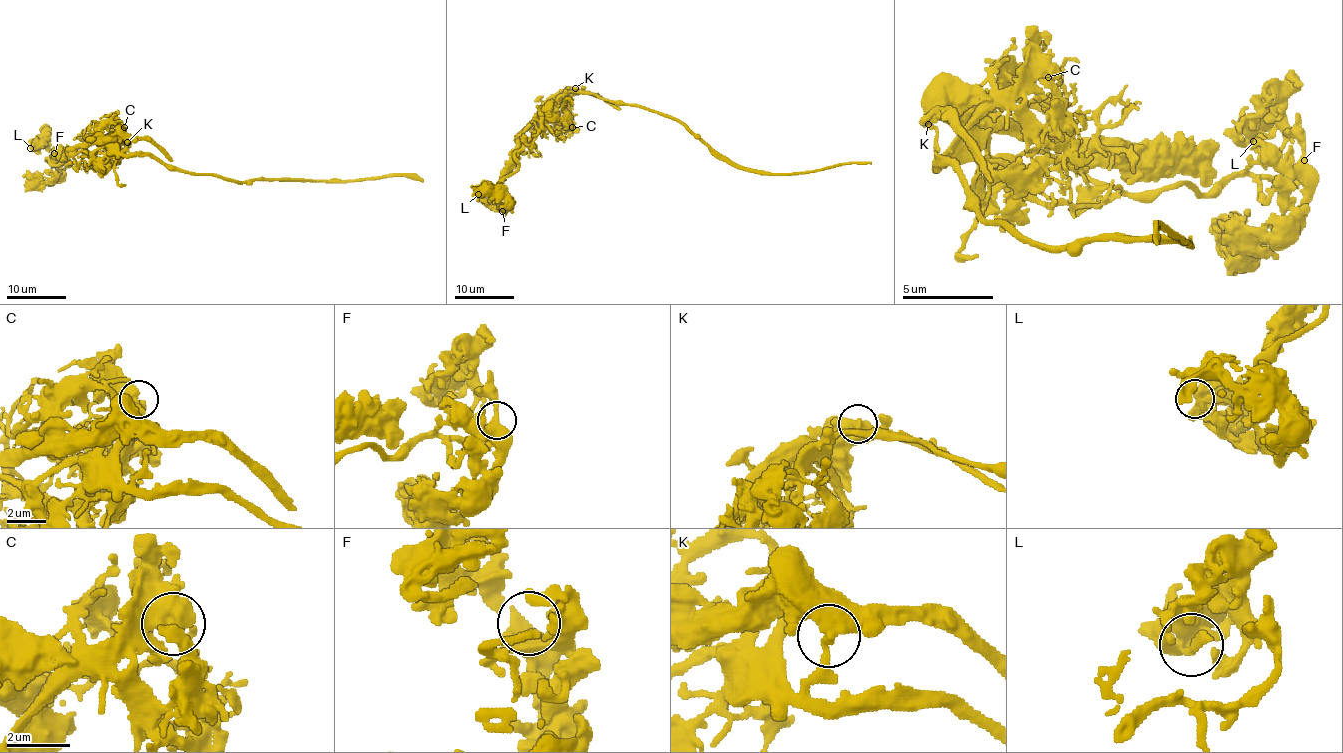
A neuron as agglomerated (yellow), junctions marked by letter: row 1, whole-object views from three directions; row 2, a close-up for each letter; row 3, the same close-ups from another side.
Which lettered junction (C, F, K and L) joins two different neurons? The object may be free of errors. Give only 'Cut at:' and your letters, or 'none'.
Cut at: K

